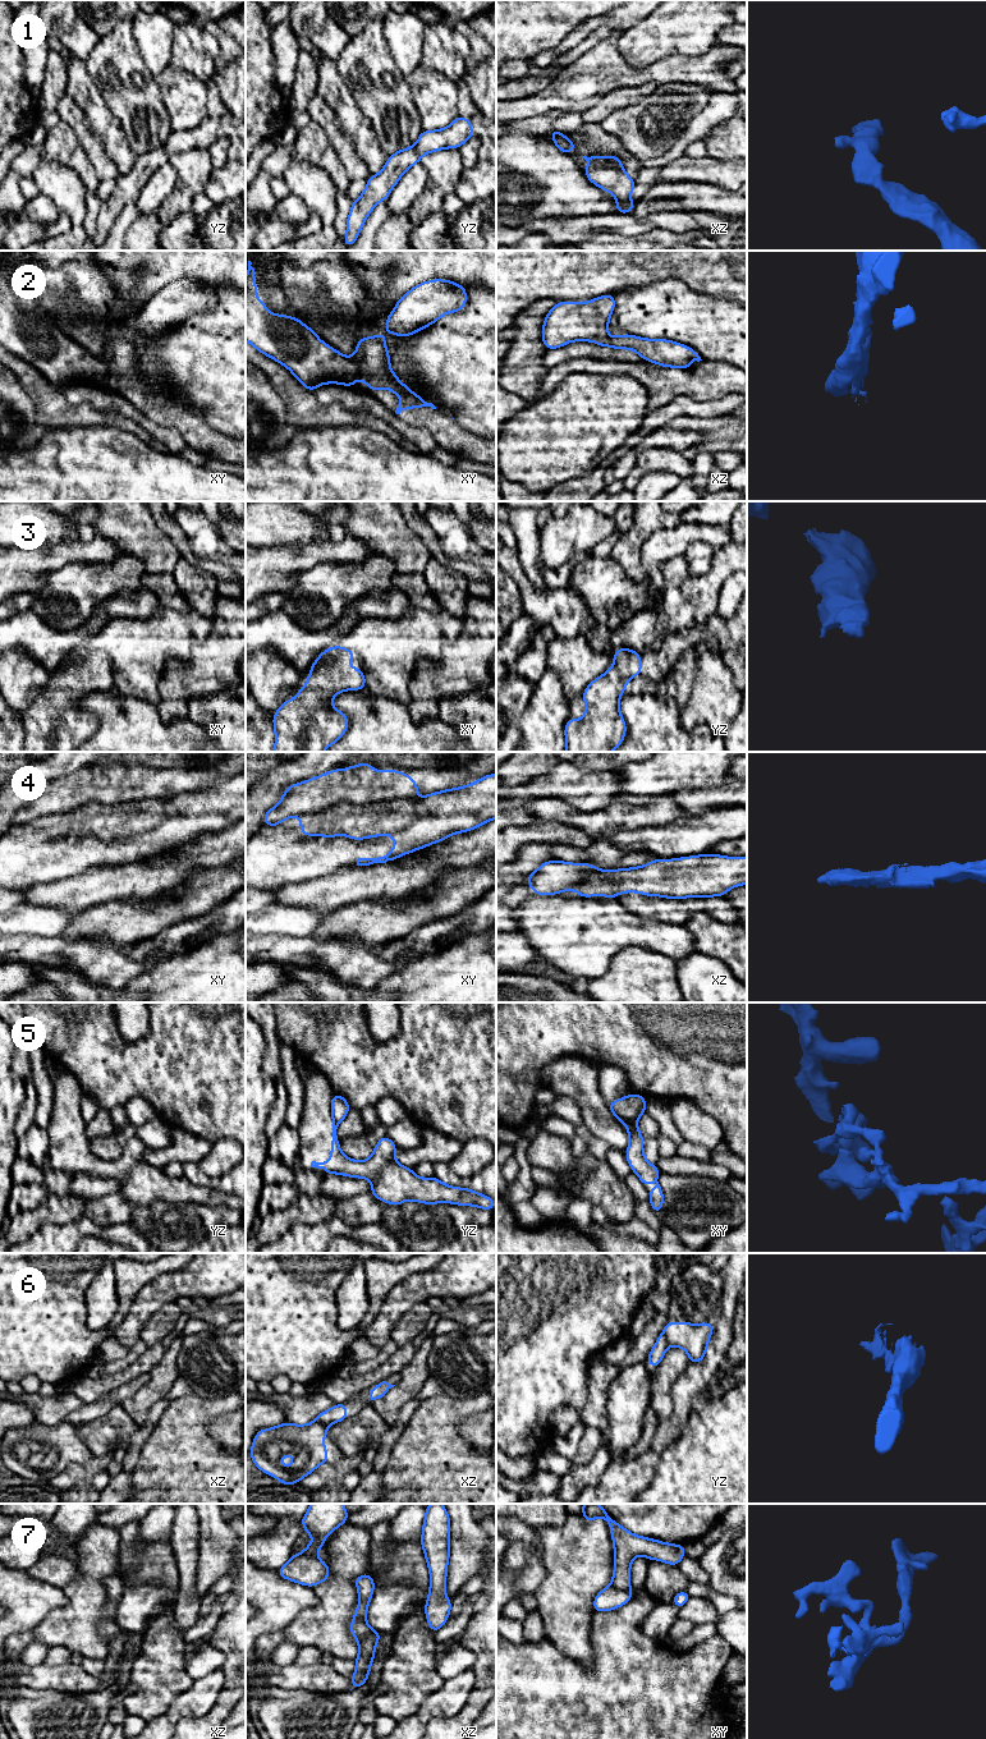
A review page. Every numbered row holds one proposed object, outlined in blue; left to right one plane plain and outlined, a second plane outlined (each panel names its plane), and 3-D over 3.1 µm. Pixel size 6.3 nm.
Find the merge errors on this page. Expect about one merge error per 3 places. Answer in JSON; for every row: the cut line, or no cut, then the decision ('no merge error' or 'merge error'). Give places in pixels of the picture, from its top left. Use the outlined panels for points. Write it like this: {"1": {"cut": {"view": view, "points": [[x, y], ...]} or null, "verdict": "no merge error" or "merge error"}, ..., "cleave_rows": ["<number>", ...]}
{"1": {"cut": null, "verdict": "no merge error"}, "2": {"cut": null, "verdict": "no merge error"}, "3": {"cut": null, "verdict": "no merge error"}, "4": {"cut": {"view": "xy", "points": [[413, 795], [366, 803], [336, 803], [305, 816]]}, "verdict": "merge error"}, "5": {"cut": {"view": "xy", "points": [[636, 1119], [627, 1124]]}, "verdict": "merge error"}, "6": {"cut": {"view": "yz", "points": [[663, 1334], [669, 1345]]}, "verdict": "merge error"}, "7": {"cut": {"view": "xz", "points": [[377, 1633], [372, 1641], [372, 1652], [365, 1666], [366, 1676]]}, "verdict": "merge error"}, "cleave_rows": ["4", "5", "6", "7"]}

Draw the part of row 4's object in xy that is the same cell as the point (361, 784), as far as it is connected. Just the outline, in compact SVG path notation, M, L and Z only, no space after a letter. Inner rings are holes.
M362 761L288 786L279 804L266 811L263 822L278 826L290 817L318 813L340 803L413 798L417 792L418 784L411 775L398 770L381 772Z

